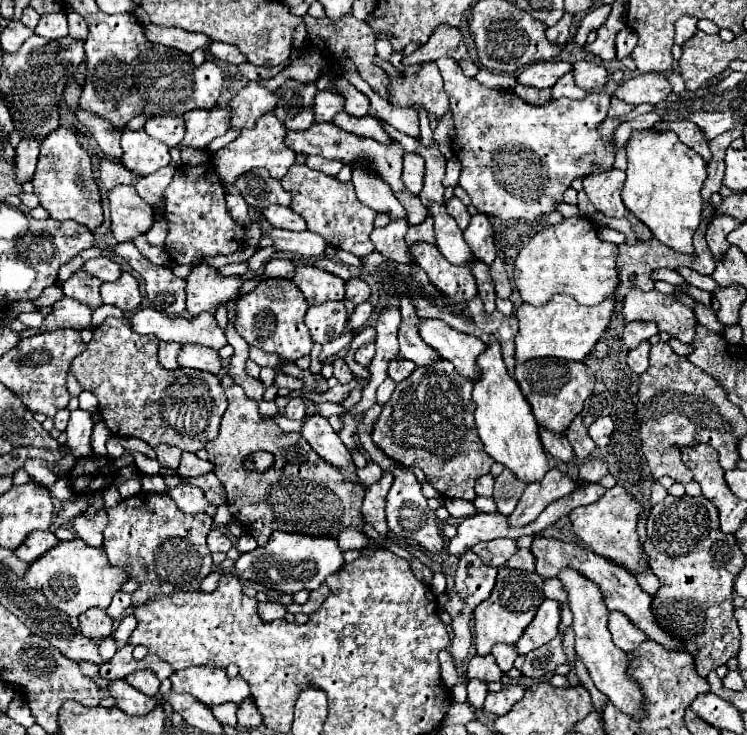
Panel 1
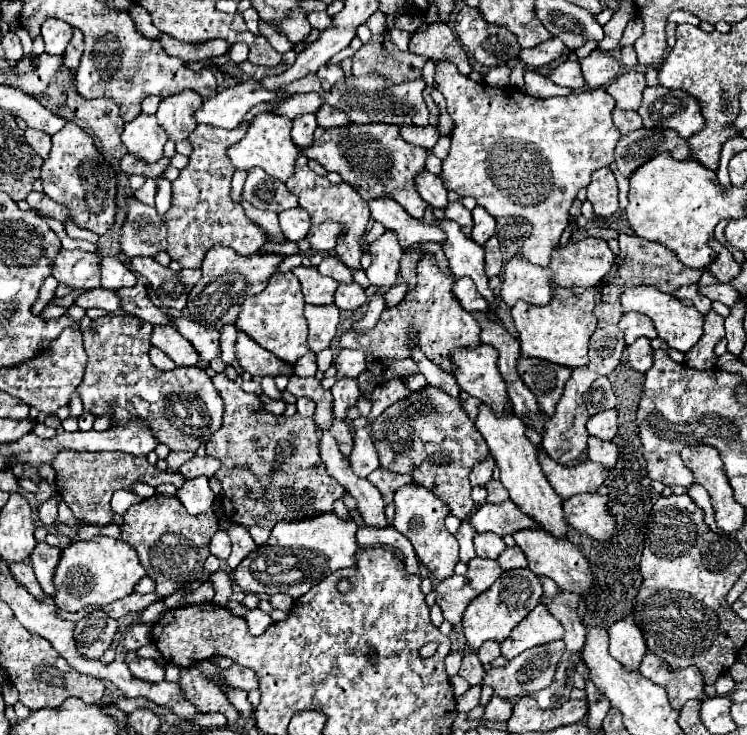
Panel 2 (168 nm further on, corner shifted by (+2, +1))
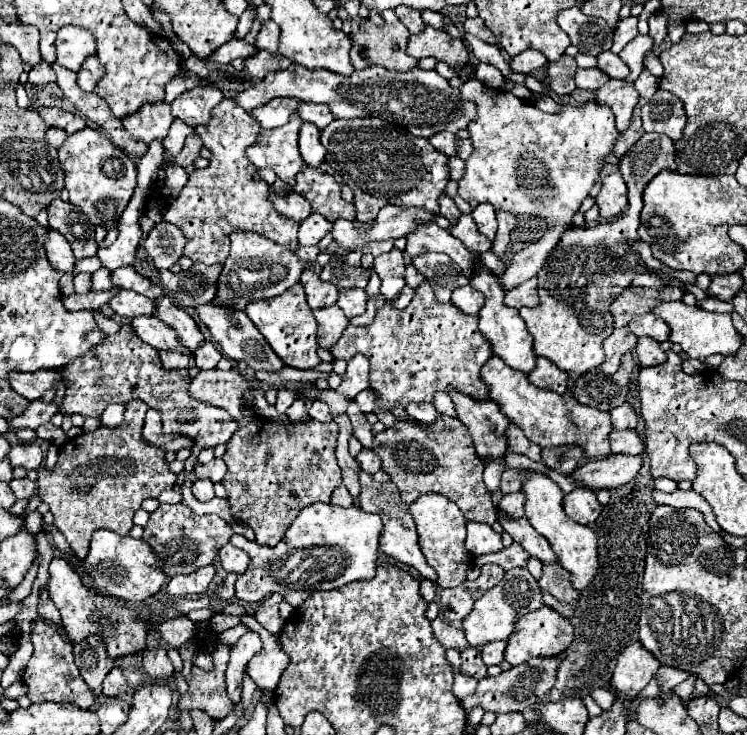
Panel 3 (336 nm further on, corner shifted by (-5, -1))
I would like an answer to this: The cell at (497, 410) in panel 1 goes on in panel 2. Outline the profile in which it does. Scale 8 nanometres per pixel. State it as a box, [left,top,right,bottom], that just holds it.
[476,404,568,538]

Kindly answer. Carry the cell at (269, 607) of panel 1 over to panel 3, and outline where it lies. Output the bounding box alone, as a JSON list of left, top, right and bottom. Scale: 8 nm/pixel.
[227,632,261,704]

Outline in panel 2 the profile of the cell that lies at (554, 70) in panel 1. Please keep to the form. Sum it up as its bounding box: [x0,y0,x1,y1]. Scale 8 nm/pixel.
[546,62,584,88]

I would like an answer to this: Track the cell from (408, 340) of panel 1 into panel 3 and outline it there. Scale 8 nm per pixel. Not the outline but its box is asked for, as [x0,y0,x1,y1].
[451,392,509,458]

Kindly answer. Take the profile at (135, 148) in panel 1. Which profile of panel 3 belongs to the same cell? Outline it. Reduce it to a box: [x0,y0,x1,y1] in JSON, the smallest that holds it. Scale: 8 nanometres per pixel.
[121,100,173,144]

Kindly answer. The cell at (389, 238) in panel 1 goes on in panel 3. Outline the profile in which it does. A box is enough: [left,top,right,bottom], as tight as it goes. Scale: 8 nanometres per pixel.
[373,248,405,300]

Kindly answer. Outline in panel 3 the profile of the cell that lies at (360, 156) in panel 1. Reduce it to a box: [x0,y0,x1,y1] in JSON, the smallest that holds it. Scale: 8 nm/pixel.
[321,118,449,224]

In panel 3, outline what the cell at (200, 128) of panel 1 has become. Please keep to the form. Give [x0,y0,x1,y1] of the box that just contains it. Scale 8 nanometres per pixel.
[235,64,477,138]

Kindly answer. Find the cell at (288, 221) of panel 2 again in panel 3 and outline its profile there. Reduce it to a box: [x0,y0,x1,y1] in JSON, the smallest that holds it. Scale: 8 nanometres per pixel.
[299,214,333,246]

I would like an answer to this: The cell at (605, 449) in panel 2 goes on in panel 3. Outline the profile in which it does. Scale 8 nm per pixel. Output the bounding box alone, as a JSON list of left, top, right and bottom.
[609,430,645,454]

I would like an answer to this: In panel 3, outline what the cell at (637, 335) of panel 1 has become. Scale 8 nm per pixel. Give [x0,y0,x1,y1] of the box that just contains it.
[629,312,669,342]

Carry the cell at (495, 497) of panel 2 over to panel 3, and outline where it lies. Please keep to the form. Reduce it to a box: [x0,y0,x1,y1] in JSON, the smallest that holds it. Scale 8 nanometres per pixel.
[501,470,525,494]

